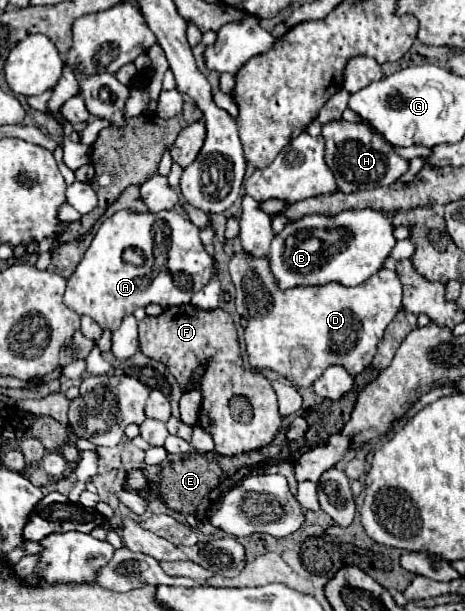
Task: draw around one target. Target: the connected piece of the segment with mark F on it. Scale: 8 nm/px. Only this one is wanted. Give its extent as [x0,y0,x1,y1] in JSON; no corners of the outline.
[140,304,282,456]

